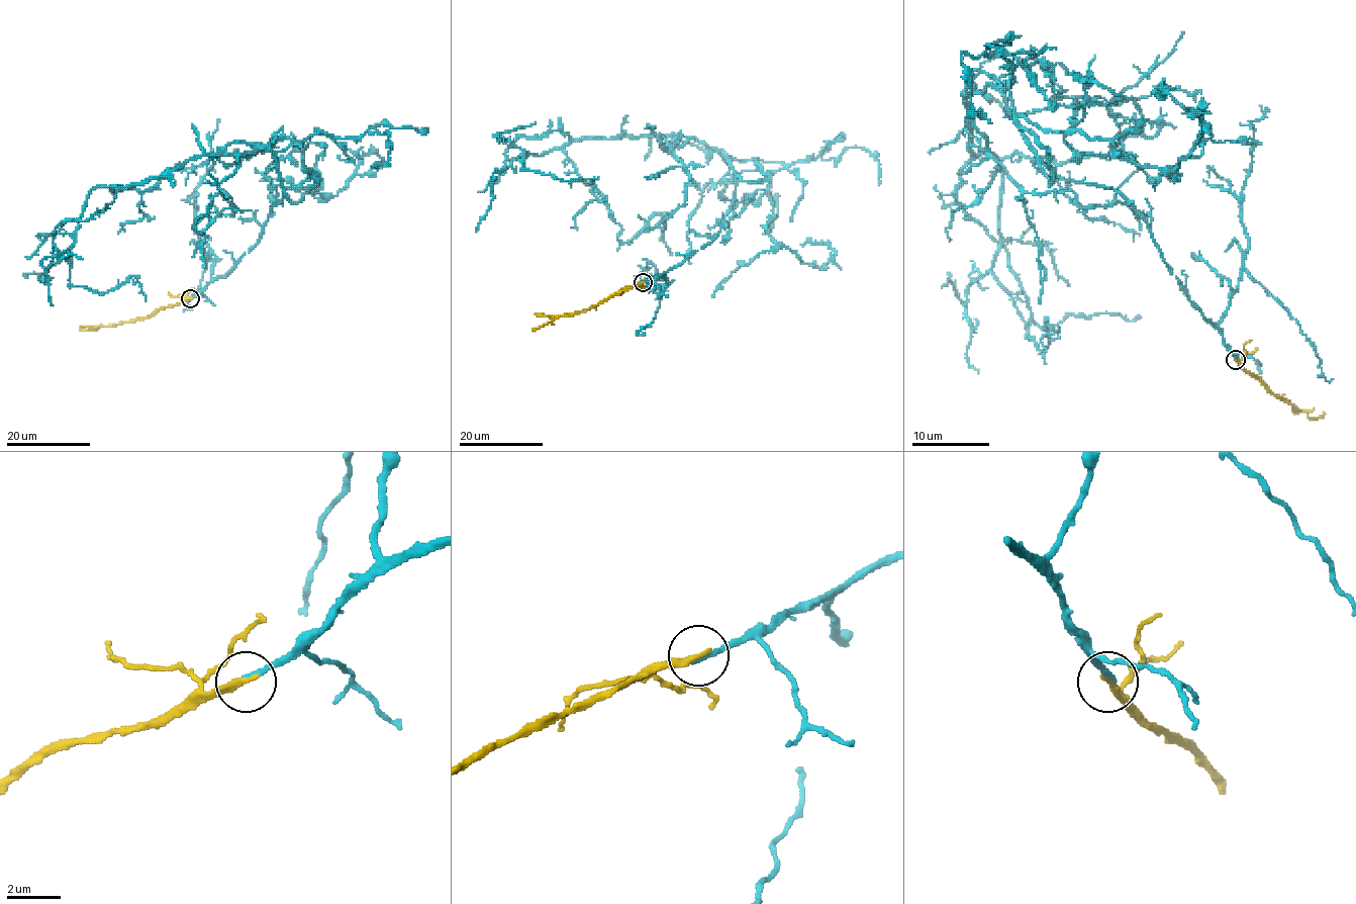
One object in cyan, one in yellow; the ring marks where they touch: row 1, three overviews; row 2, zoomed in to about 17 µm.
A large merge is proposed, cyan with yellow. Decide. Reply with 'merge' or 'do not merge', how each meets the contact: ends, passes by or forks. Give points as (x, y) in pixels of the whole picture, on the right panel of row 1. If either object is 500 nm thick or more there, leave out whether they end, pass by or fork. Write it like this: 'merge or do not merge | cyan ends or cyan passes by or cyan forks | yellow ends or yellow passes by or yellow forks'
merge | cyan ends | yellow ends

